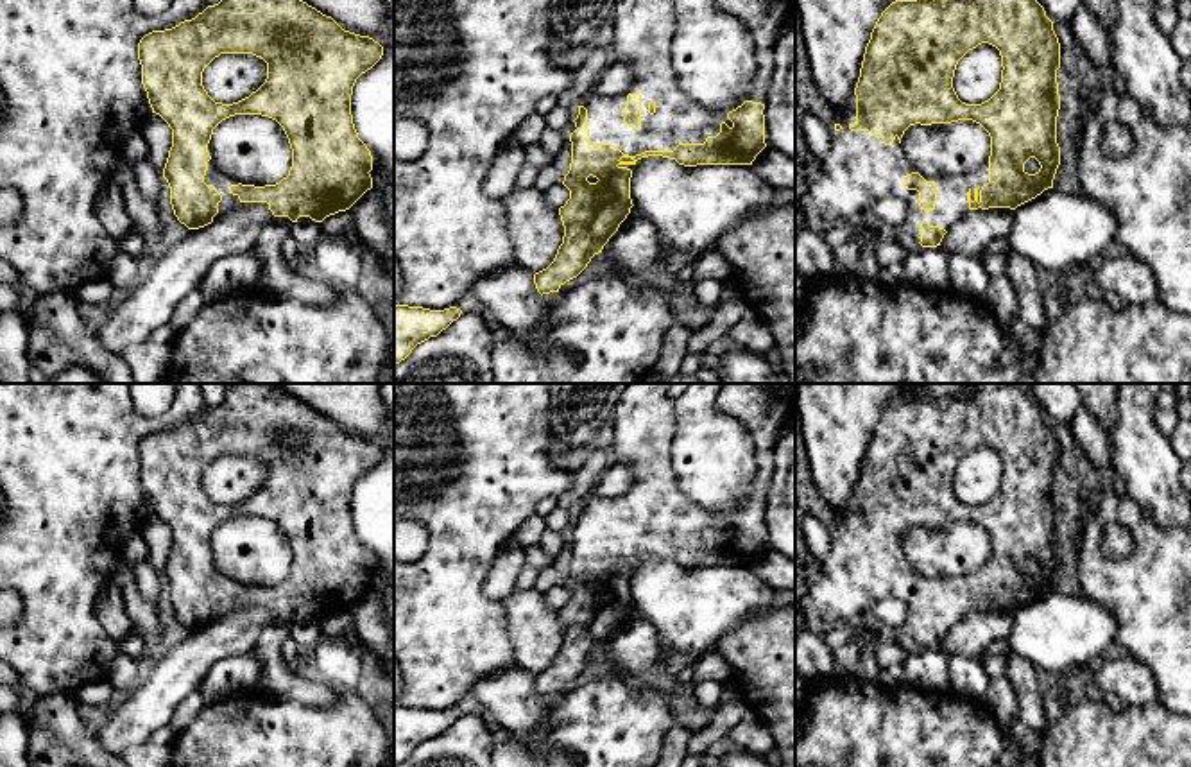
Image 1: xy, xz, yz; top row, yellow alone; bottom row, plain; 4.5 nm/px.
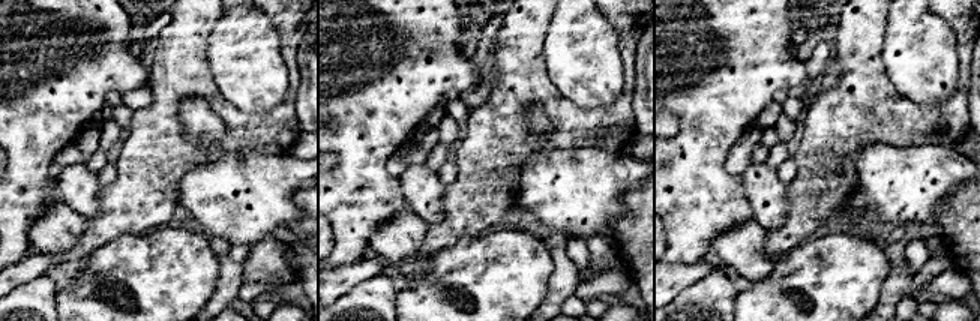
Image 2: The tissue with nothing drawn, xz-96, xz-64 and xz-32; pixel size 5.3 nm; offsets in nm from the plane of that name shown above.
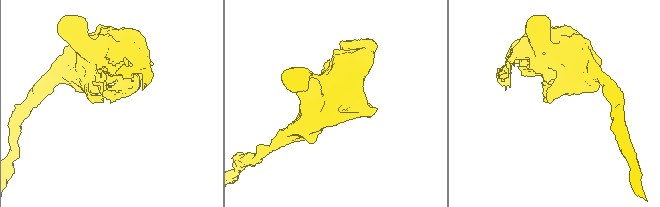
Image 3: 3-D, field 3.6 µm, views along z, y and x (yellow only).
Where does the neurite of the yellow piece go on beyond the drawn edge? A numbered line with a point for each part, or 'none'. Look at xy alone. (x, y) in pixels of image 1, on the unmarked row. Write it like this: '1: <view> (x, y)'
1: xy (215, 577)

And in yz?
1: yz (858, 572)

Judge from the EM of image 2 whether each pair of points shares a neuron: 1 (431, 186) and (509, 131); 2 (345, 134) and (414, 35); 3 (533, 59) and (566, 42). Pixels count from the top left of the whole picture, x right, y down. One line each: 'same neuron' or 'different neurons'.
1: different neurons
2: same neuron
3: different neurons

